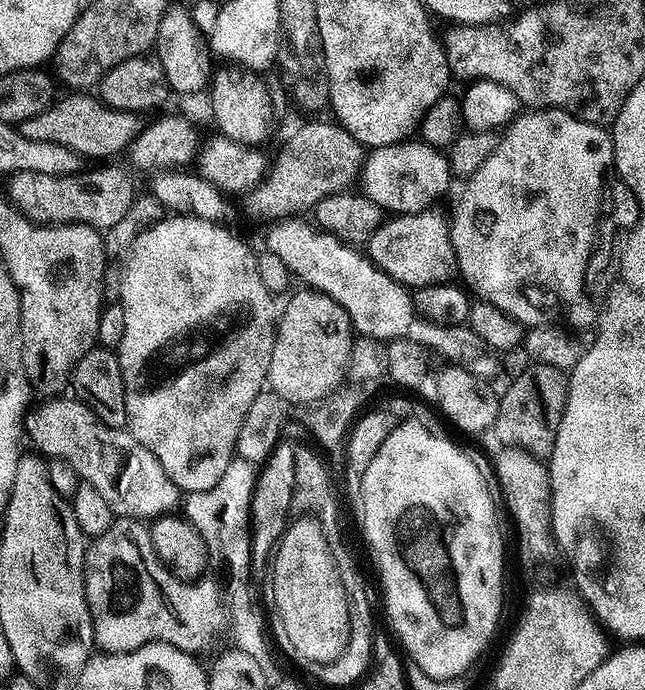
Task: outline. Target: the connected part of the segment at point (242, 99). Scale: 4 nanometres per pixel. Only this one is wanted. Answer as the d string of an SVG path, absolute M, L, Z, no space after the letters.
M220 66L211 73L210 91L212 90L212 116L216 119L219 135L239 140L241 144L260 146L260 143L272 132L272 92L264 85L265 77L247 68L239 66Z

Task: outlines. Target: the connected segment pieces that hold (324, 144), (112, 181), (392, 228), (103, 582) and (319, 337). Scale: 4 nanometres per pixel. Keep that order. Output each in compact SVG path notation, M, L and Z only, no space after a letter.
M331 122L332 124L304 124L300 129L297 130L296 133L293 134L292 137L289 138L288 141L285 142L284 145L280 148L280 153L276 156L276 161L271 161L270 167L264 173L264 179L260 181L259 184L256 185L255 188L251 189L247 193L246 199L248 199L248 212L253 216L256 220L272 220L271 222L281 222L286 221L289 218L295 217L297 214L302 214L298 212L304 212L307 210L315 209L317 202L319 202L322 198L326 198L330 194L334 194L335 192L343 192L345 189L349 187L348 184L353 183L354 177L359 173L362 167L362 159L366 154L366 149L364 145L359 144L357 140L348 133L348 131L342 127L340 127L339 123Z
M96 166L92 170L96 176L89 176L86 170L80 172L84 180L67 180L65 176L48 180L50 174L14 172L7 177L6 196L17 211L37 224L89 224L97 230L106 230L126 214L134 191L131 182L118 169Z
M425 210L396 214L385 219L376 233L368 239L366 255L373 264L390 278L409 290L447 284L458 276L456 255L452 245L452 229L447 215Z
M113 519L109 528L84 549L84 598L92 617L95 647L107 654L129 652L146 646L148 636L164 636L162 642L174 647L184 644L184 640L200 640L200 636L184 636L184 632L196 632L196 628L180 628L180 624L188 624L188 620L196 620L196 616L208 616L208 608L212 608L212 588L204 588L204 592L200 592L194 582L188 582L185 588L180 588L182 583L157 558L151 531L141 521Z
M303 291L294 293L285 308L283 305L266 381L271 391L292 406L320 400L345 383L354 339L351 318L343 306L324 292Z

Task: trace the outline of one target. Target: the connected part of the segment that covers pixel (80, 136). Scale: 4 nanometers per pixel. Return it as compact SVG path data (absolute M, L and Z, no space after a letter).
M92 94L64 95L68 96L53 99L42 114L34 114L34 118L26 118L26 122L18 125L21 134L34 142L58 142L58 146L66 146L82 158L112 156L123 148L131 149L136 143L142 131L141 117L137 113L112 108Z

